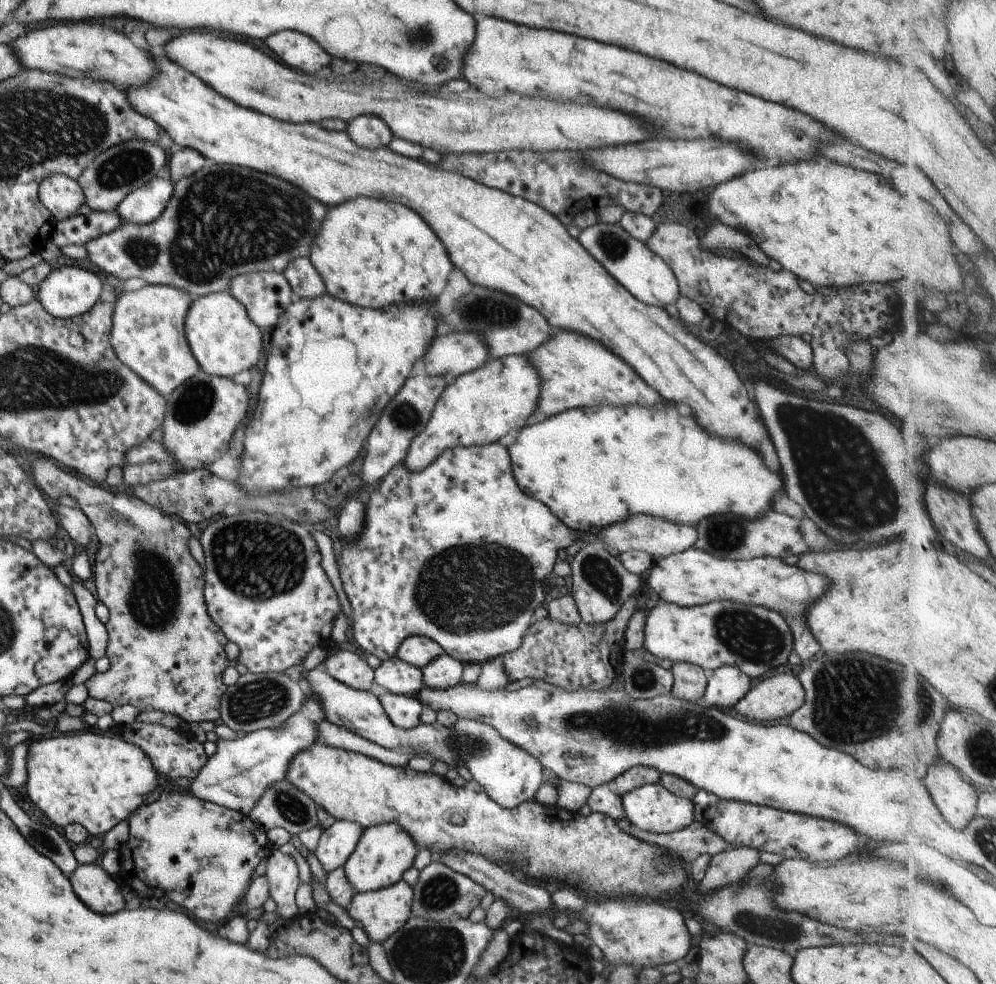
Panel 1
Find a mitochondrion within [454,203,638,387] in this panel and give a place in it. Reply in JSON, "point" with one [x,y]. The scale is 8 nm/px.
{"point":[486,313]}

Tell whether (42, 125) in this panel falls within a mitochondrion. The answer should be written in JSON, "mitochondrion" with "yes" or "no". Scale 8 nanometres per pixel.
{"mitochondrion":"yes"}

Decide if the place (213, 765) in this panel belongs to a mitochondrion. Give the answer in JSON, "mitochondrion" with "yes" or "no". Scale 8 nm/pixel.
{"mitochondrion":"no"}

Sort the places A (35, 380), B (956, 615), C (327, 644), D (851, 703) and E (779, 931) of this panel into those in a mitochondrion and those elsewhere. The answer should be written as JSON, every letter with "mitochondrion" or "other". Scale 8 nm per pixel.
{"A":"mitochondrion","B":"other","C":"other","D":"mitochondrion","E":"mitochondrion"}

